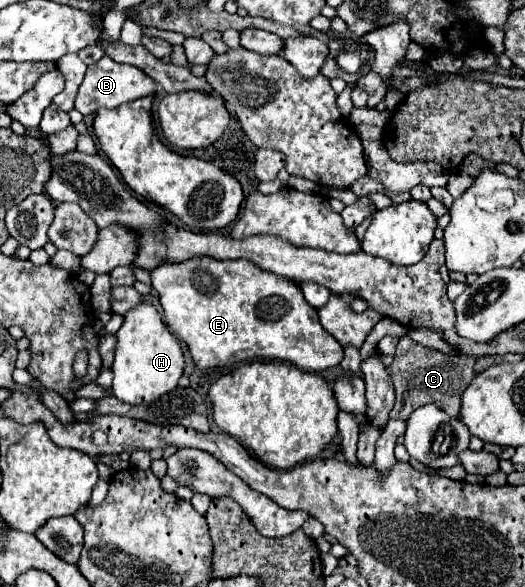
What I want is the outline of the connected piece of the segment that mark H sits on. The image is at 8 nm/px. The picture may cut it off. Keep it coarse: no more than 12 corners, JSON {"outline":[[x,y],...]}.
{"outline":[[154,304],[116,332],[112,392],[150,404],[178,386],[184,354]]}

